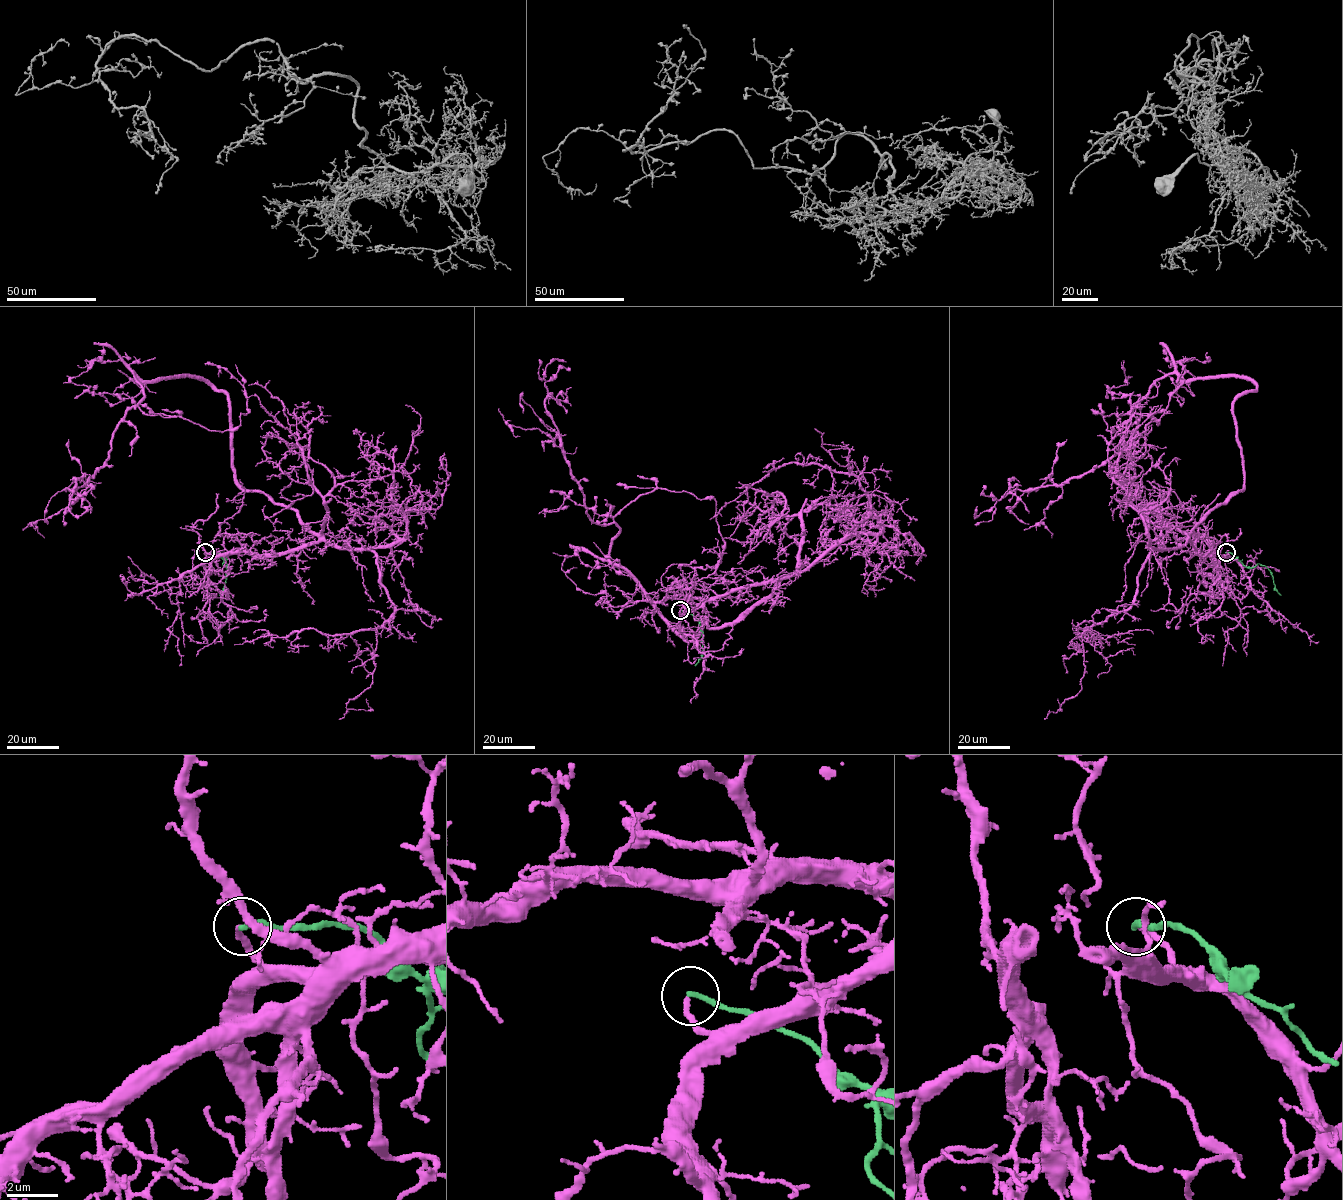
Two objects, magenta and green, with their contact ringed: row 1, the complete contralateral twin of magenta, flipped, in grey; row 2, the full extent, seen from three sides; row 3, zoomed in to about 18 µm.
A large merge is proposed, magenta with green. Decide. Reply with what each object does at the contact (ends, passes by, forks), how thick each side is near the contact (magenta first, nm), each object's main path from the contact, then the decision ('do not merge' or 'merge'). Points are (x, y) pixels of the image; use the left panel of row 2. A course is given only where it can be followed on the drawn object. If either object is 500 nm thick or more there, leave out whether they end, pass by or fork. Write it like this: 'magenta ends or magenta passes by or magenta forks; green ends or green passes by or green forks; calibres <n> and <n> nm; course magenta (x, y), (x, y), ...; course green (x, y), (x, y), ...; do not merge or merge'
magenta ends; green ends; calibres 200 and 240 nm; course magenta (204, 553), (318, 540), (235, 479), (223, 392), (134, 373), (138, 406), (235, 430), (245, 388), (204, 364); course green (204, 553), (217, 553), (223, 558), (223, 564), (226, 568), (227, 565), (224, 589), (219, 595); do not merge

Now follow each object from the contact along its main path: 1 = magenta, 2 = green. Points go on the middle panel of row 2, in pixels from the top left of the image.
1: (680, 610), (793, 574), (686, 640), (609, 559), (614, 517), (658, 488), (713, 498), (720, 562), (680, 565)
2: (680, 610), (698, 620), (703, 654), (695, 665)

